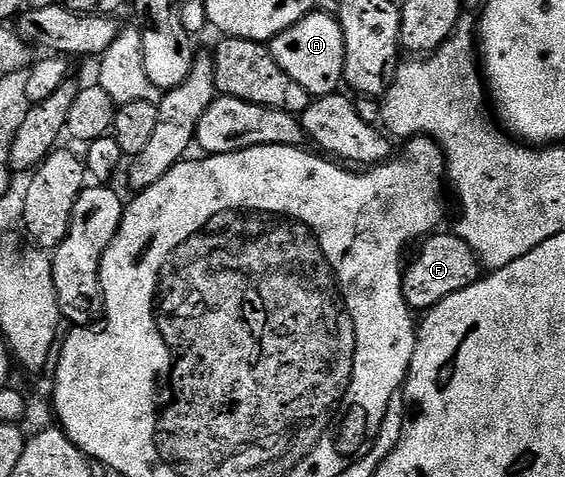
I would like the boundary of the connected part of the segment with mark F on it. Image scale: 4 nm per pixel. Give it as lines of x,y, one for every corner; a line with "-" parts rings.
435,231
421,241
422,249
414,256
414,261
405,265
402,274
402,293
406,299
406,305
412,310
429,310
434,305
464,290
482,279
484,269
478,263
478,255
453,231

